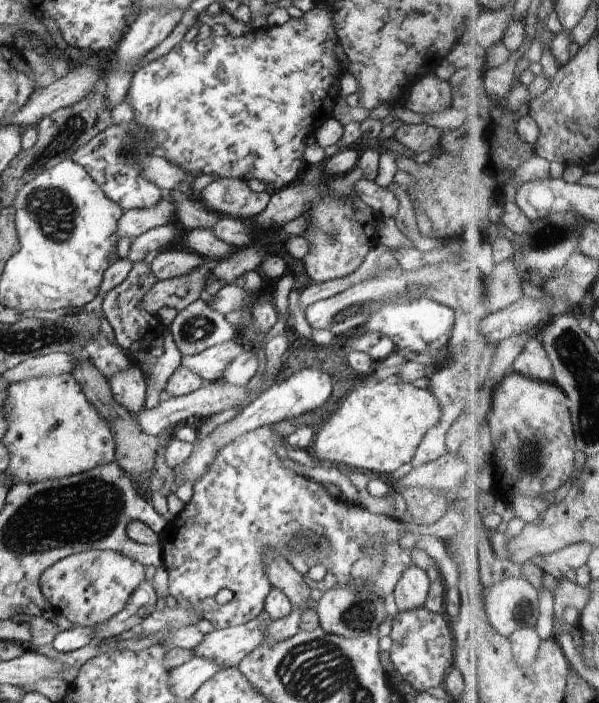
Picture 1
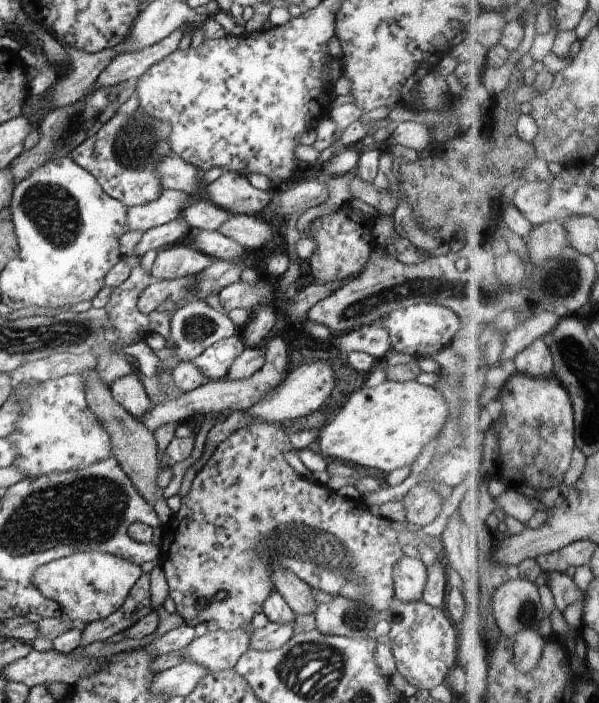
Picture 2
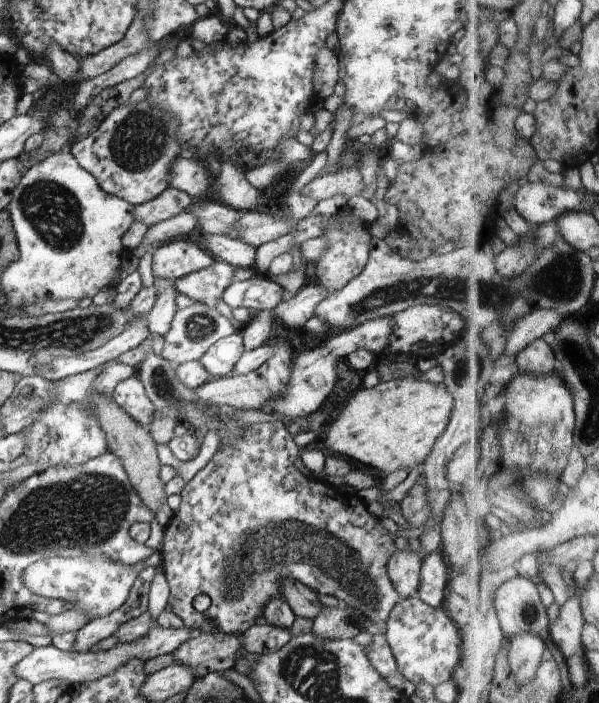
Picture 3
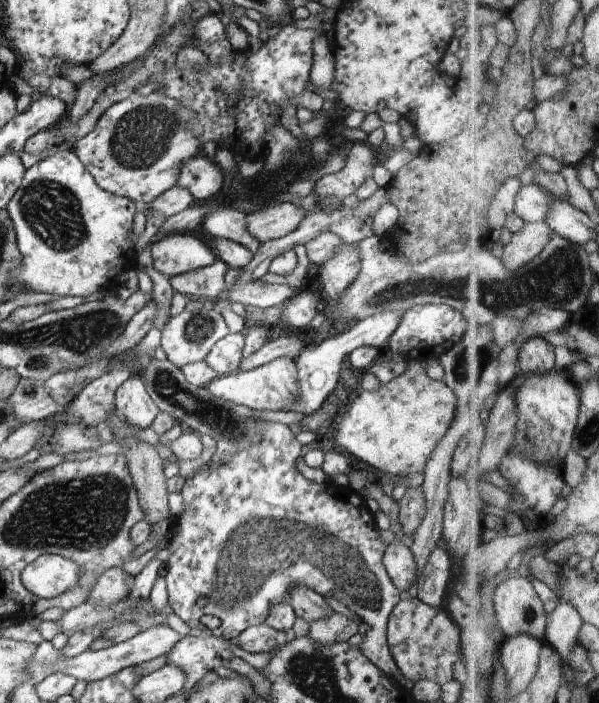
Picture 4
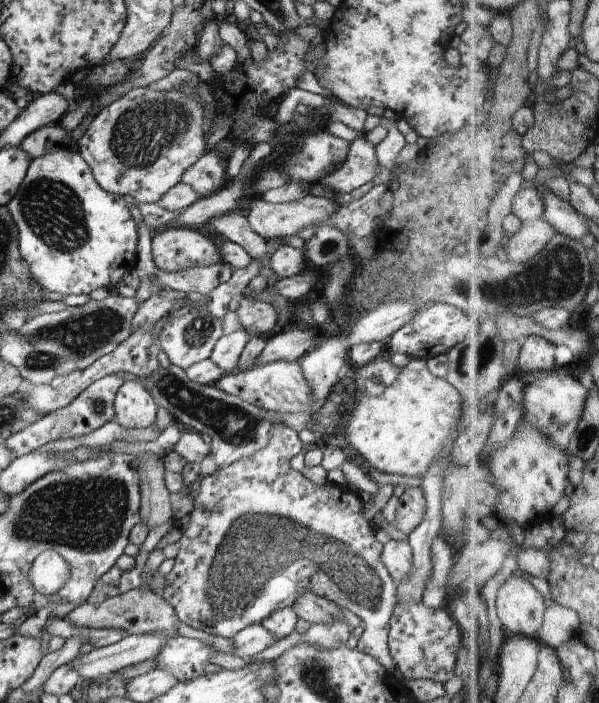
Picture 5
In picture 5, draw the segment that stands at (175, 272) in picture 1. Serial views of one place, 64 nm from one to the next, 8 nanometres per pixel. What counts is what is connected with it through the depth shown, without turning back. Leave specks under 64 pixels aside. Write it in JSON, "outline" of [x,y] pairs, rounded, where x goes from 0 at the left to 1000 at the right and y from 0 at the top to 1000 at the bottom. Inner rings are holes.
{"outline":[[[284,319],[252,337],[259,377],[274,387],[301,387],[371,373],[357,341],[317,323]]]}

